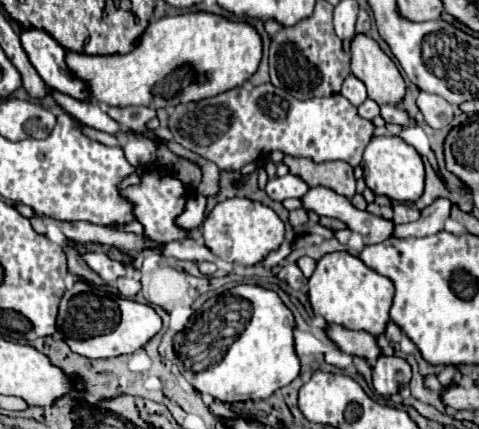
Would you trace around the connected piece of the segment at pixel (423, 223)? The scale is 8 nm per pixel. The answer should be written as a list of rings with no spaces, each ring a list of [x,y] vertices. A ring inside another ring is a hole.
[[[437,199],[433,205],[421,211],[419,221],[407,223],[407,225],[395,225],[393,237],[407,239],[407,237],[425,237],[425,235],[439,233],[443,229],[445,219],[449,217],[449,209],[451,209],[451,203],[447,199]]]

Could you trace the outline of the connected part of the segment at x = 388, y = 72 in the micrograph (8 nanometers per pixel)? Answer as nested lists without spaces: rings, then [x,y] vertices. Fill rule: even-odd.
[[[357,35],[351,43],[351,73],[365,83],[367,97],[379,105],[399,105],[405,97],[405,81],[389,55],[367,35]]]

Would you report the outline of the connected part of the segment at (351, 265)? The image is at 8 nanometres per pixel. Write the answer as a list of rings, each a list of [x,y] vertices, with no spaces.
[[[345,251],[325,255],[317,261],[307,287],[313,313],[325,317],[327,323],[337,323],[353,331],[367,331],[375,337],[385,333],[393,301],[393,283],[387,277],[369,269],[359,257],[353,257]]]

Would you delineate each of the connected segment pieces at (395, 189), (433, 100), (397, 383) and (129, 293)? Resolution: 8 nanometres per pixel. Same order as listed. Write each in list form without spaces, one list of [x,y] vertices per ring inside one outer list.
[[[389,135],[373,137],[365,147],[361,167],[365,183],[375,195],[385,195],[391,201],[399,203],[415,203],[423,195],[423,181],[425,181],[423,161],[419,153],[411,145],[407,145],[401,137],[389,137]]]
[[[419,91],[417,97],[417,107],[425,117],[425,123],[431,125],[433,129],[441,129],[445,125],[451,123],[453,119],[453,105],[447,103],[443,97],[439,95],[431,95],[425,91]]]
[[[379,357],[373,367],[373,387],[381,397],[395,395],[411,379],[411,367],[401,357]]]
[[[119,277],[119,279],[115,281],[115,285],[117,285],[119,293],[121,293],[123,297],[127,297],[127,299],[133,299],[133,297],[139,293],[139,289],[141,289],[141,283],[135,281],[135,279],[131,279],[131,277]]]

